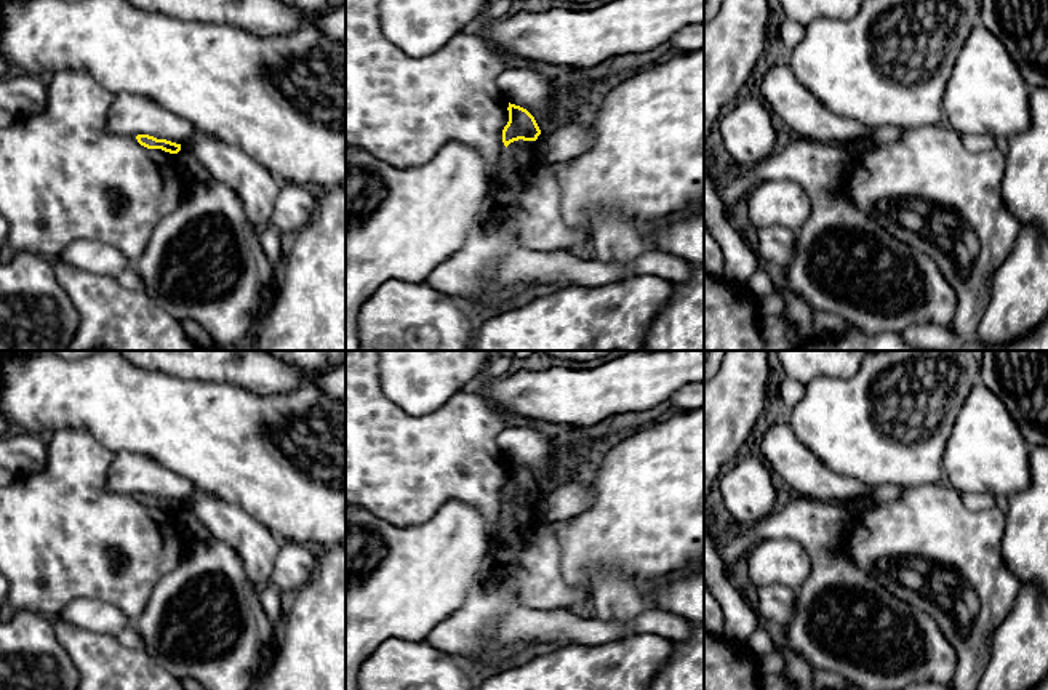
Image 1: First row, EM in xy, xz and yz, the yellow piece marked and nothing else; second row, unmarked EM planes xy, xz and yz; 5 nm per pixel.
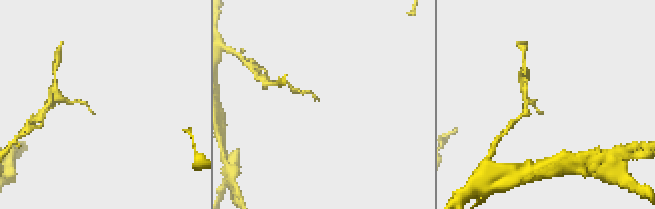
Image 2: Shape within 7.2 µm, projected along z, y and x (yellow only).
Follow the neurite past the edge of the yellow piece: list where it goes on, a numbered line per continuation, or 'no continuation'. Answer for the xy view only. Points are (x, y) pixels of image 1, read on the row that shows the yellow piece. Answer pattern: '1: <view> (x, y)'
no continuation

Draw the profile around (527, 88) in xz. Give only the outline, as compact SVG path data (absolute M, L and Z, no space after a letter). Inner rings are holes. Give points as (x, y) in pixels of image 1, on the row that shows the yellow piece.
M507 67L496 83L510 104L526 109L534 117L541 133L554 128L550 114L558 82L541 75L534 69Z

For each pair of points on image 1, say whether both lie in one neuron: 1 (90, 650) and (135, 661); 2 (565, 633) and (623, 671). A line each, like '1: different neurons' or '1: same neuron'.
1: same neuron
2: different neurons

